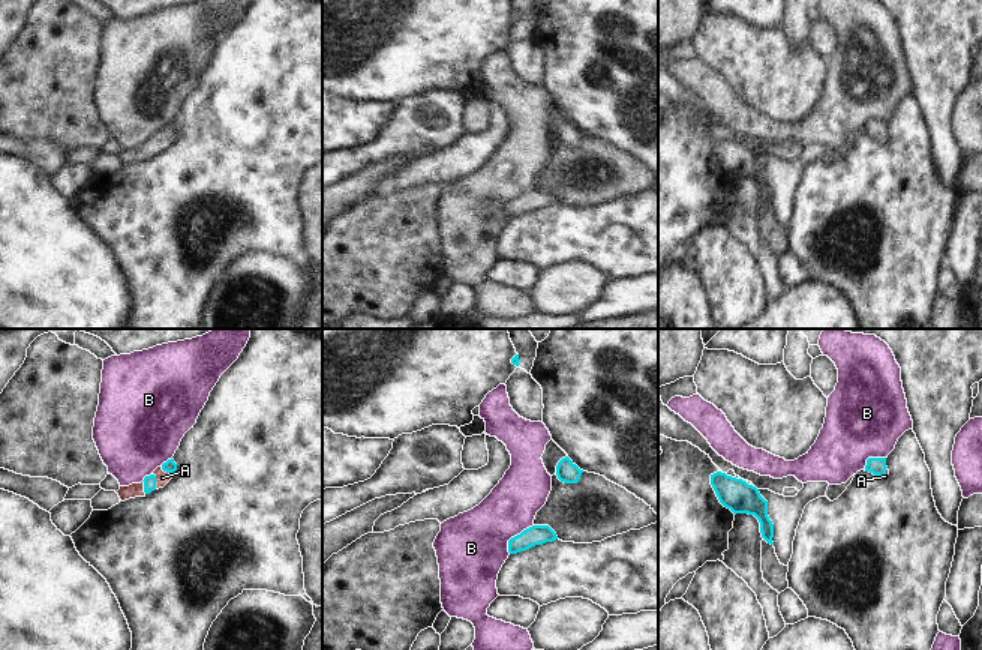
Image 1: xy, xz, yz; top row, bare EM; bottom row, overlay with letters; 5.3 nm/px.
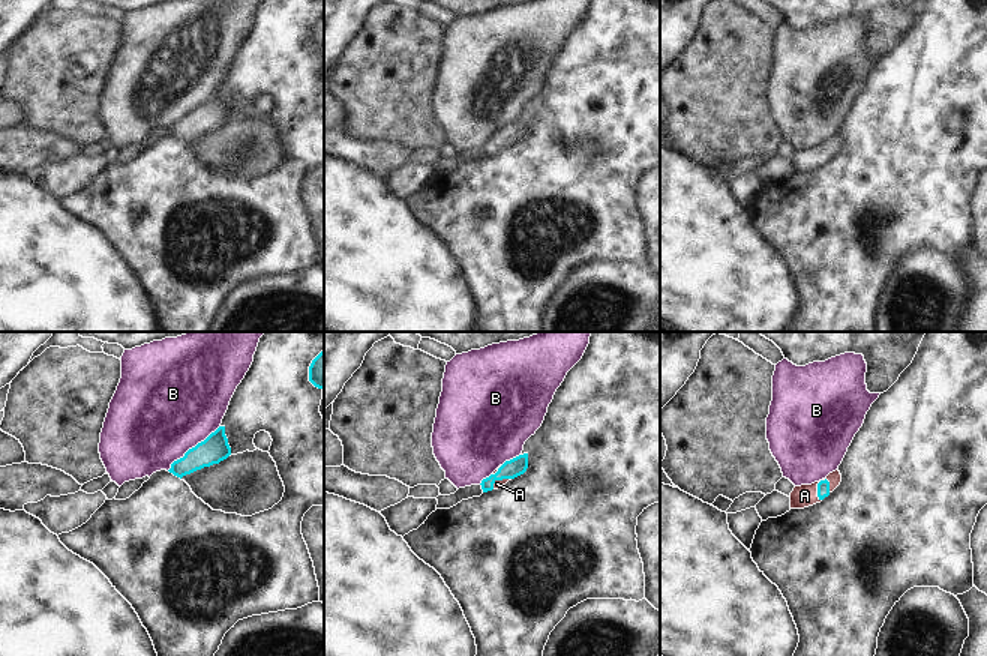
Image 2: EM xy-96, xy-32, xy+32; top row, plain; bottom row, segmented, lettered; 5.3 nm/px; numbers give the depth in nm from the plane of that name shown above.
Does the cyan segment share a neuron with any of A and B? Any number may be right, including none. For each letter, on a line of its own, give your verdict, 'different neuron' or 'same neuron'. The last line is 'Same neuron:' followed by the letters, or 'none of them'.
A: same neuron
B: different neuron
Same neuron: A

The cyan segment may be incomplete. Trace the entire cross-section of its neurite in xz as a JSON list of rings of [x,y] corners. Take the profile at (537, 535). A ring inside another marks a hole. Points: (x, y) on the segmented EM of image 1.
[[[532,525],[508,540],[508,552],[517,554],[556,539],[556,533],[549,525]]]

